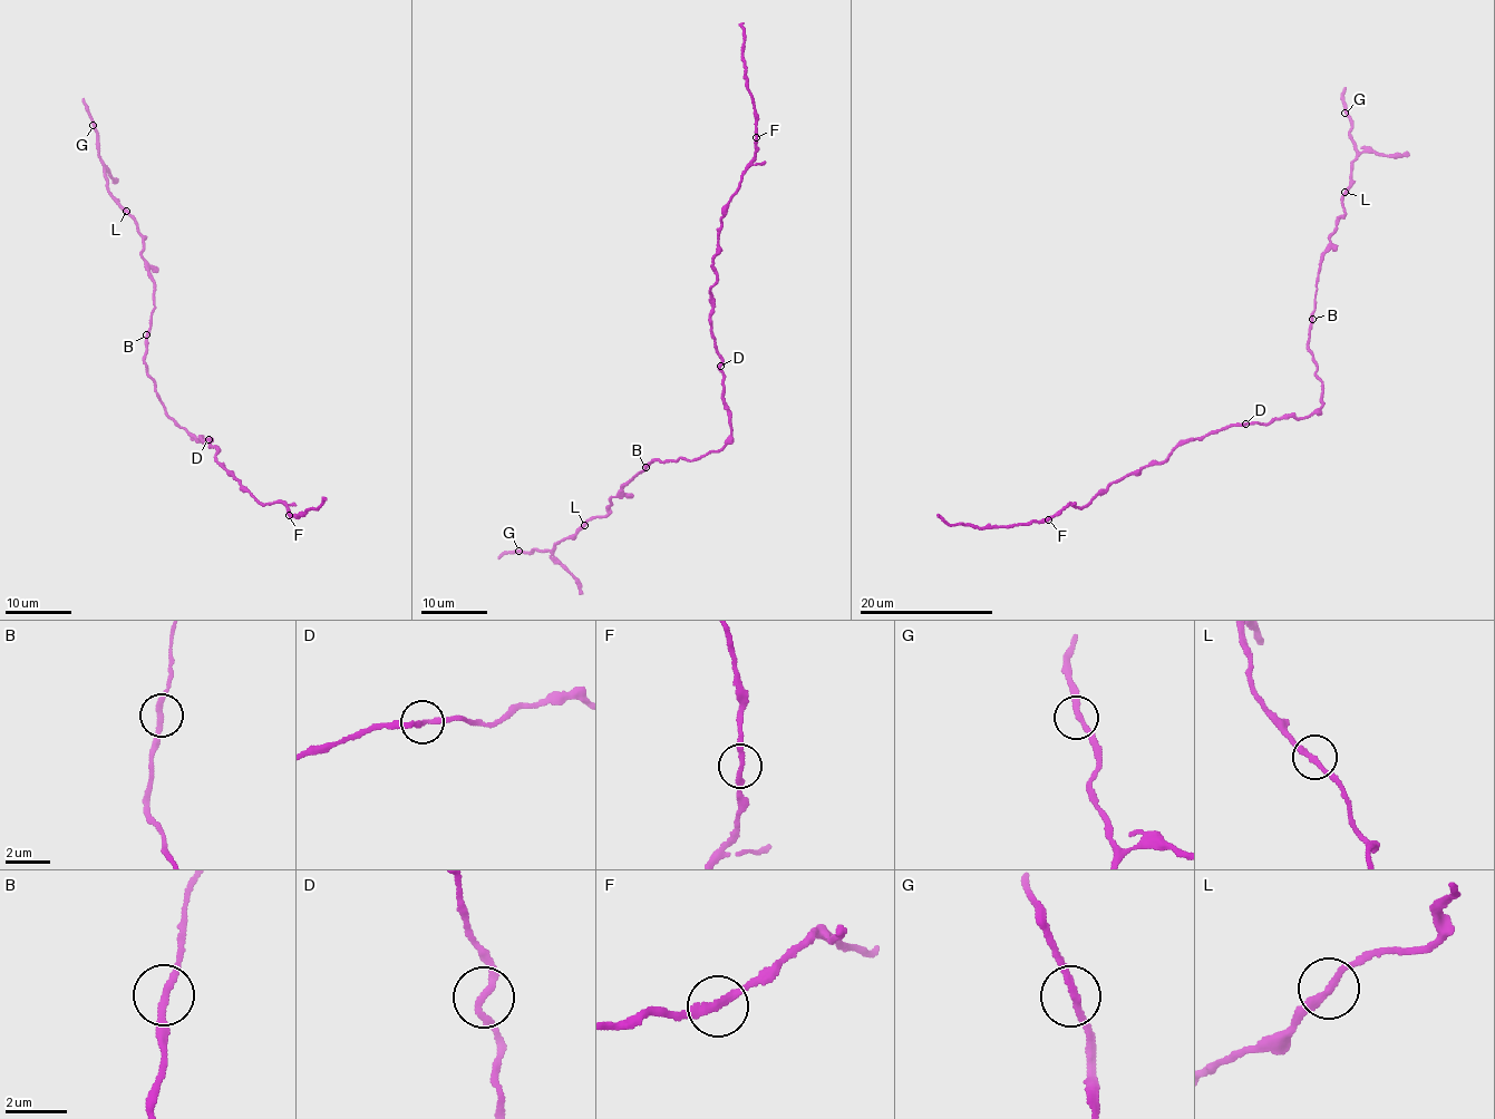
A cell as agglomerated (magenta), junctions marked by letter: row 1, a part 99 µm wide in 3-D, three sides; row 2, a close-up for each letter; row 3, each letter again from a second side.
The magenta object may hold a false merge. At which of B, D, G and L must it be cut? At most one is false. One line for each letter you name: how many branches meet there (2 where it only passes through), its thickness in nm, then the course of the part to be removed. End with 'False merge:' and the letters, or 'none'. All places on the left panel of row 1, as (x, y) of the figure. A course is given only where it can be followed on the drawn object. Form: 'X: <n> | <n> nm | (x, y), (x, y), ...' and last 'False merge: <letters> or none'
False merge: none

